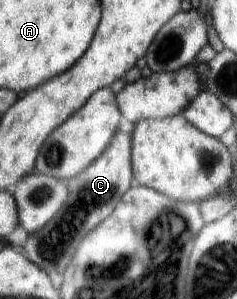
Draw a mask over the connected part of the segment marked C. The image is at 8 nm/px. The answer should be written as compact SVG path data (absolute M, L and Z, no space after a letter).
M117 133L105 153L83 173L66 182L73 192L73 198L69 198L69 206L65 206L65 210L61 210L57 218L52 218L53 222L48 222L49 226L45 225L35 233L27 235L21 252L50 277L65 272L65 266L71 264L79 242L84 240L83 236L109 217L113 209L120 204L119 200L122 200L131 188L131 178L135 177L132 174L131 140L129 135Z

